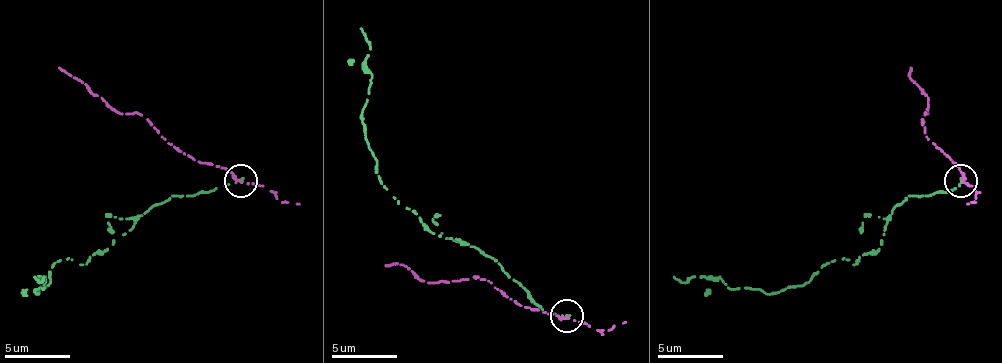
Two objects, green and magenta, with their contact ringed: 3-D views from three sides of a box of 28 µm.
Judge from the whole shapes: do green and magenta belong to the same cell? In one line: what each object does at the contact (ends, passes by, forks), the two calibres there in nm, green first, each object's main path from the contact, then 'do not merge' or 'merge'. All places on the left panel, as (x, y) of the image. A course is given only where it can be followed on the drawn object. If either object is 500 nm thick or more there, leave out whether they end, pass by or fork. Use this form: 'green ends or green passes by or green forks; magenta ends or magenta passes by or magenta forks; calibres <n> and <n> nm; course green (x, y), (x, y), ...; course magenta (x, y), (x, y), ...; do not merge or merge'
green ends; magenta passes by; calibres 150 and 240 nm; course green (240, 182), (174, 195), (85, 263), (59, 260), (36, 293), (46, 280), (33, 277); course magenta (240, 182), (226, 168), (190, 159), (138, 113), (115, 113), (59, 67); do not merge

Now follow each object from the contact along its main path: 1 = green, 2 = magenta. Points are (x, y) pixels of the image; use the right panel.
1: (960, 182), (911, 195), (891, 211), (875, 254), (835, 260), (776, 293), (675, 277)
2: (963, 182), (960, 168), (924, 132), (927, 96), (911, 80), (911, 67)

